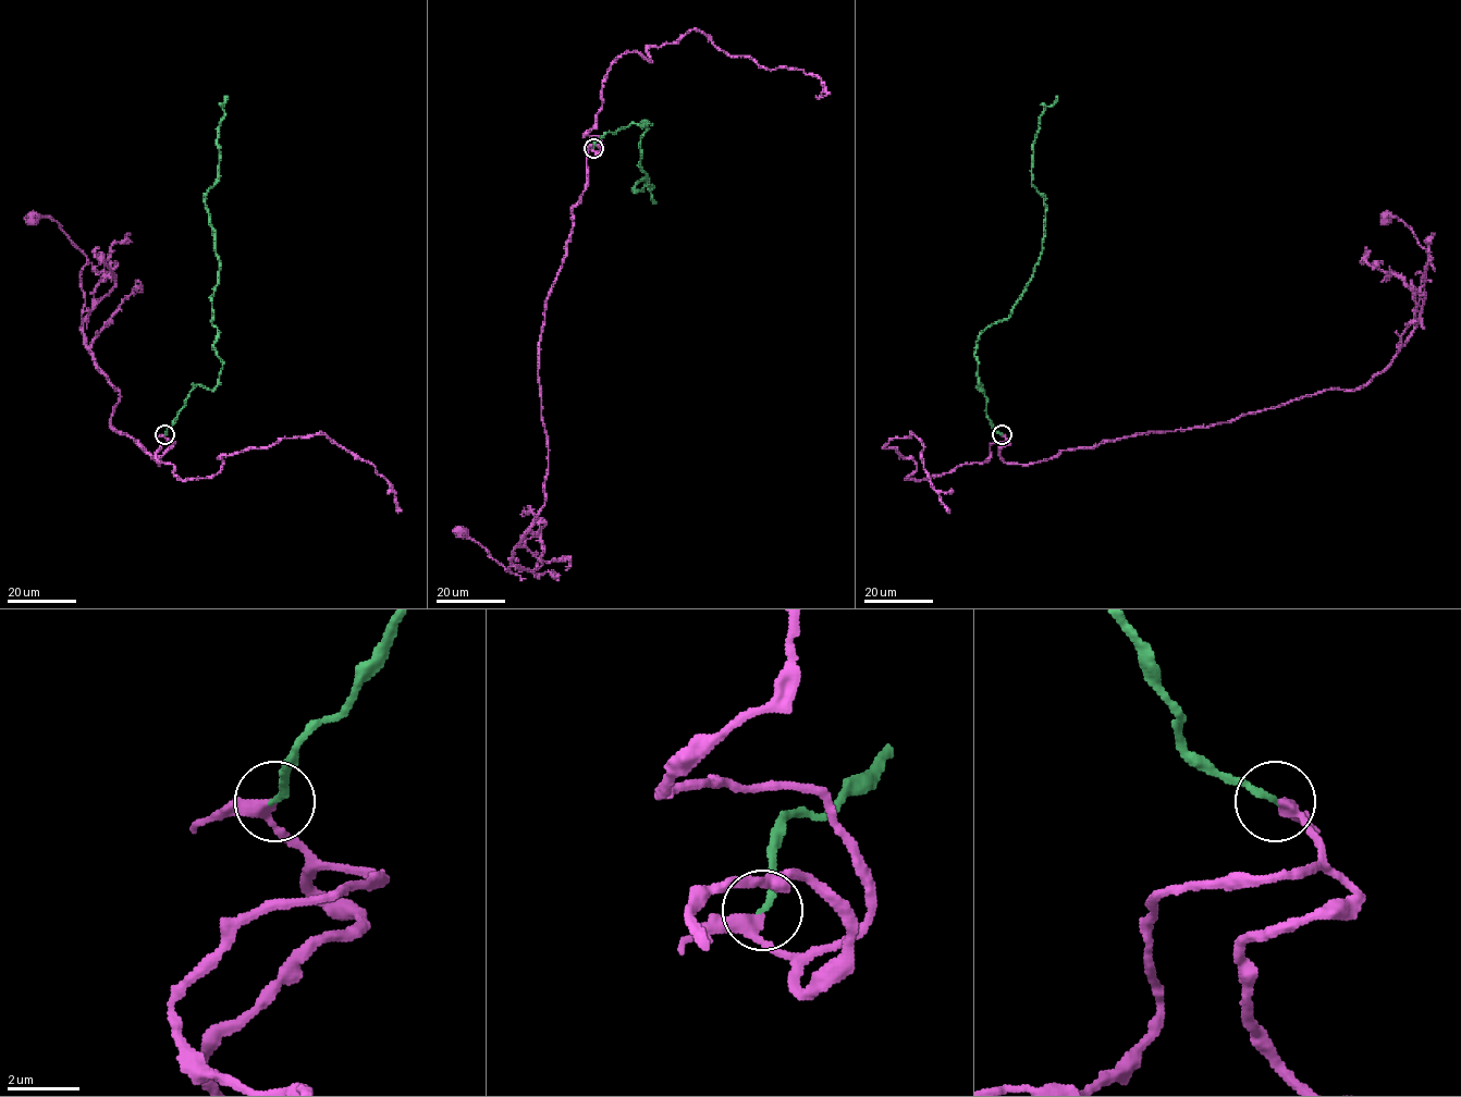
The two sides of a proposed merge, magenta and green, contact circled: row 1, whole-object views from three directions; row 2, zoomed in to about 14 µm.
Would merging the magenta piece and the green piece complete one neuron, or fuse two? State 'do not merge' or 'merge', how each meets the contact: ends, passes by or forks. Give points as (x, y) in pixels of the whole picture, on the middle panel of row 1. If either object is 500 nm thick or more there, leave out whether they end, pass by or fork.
merge; magenta passes by; green ends there

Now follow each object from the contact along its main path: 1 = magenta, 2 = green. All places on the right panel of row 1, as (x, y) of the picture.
1: (1002, 434), (1002, 459), (1032, 465), (1360, 389), (1416, 325), (1428, 263), (1413, 232), (1386, 218)
2: (1002, 434), (977, 387), (977, 341), (1009, 316), (1041, 254), (1045, 210), (1032, 182), (1032, 145), (1057, 96)

